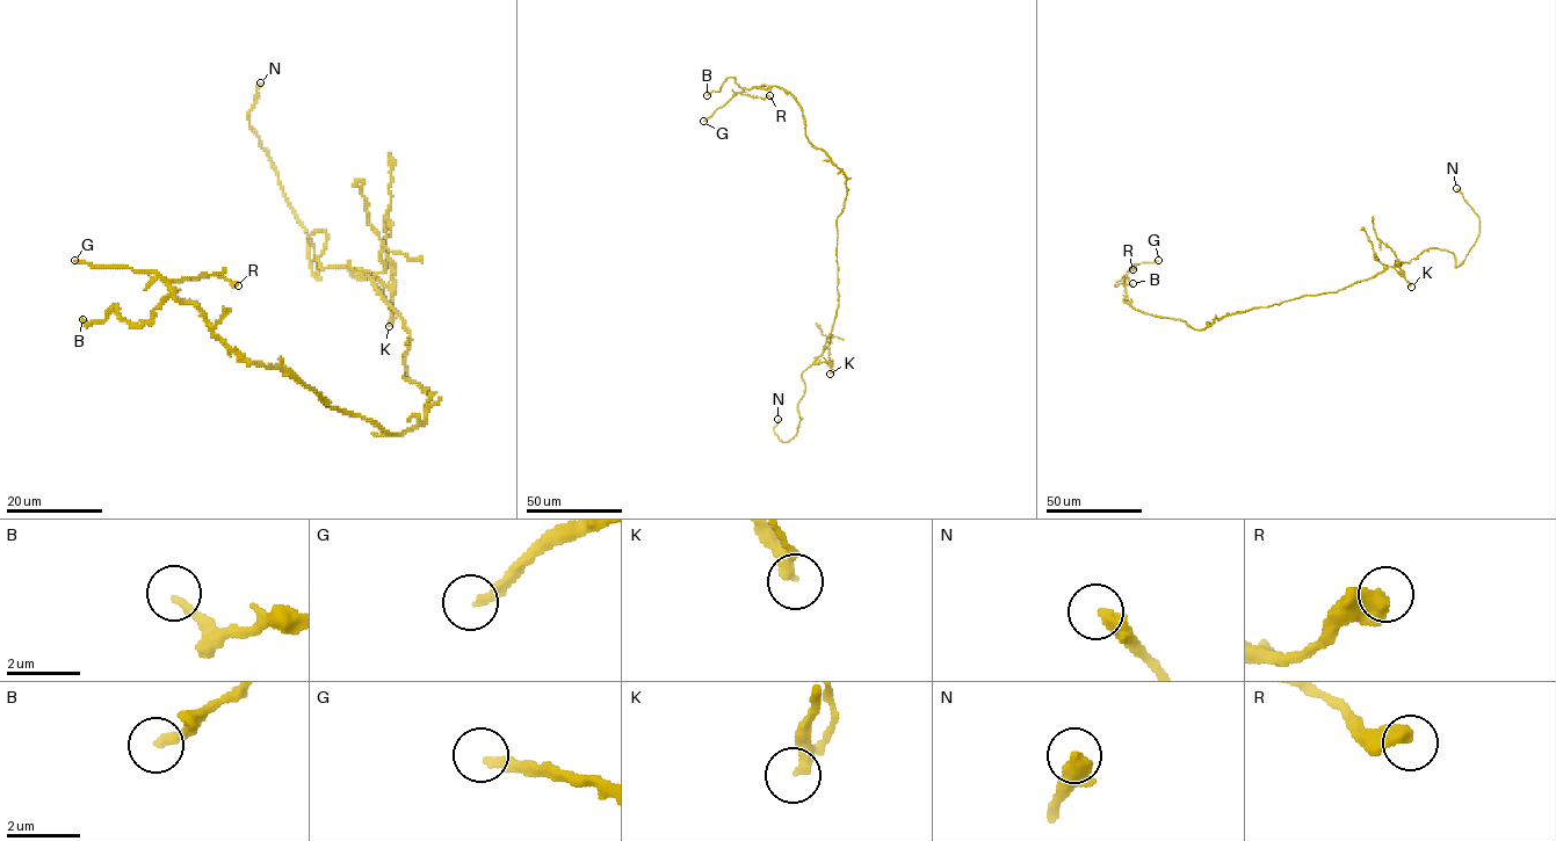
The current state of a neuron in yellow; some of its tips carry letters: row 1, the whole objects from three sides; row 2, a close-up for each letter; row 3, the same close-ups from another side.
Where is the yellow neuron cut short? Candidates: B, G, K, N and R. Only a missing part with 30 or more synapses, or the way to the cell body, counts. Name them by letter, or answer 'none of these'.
G, N

